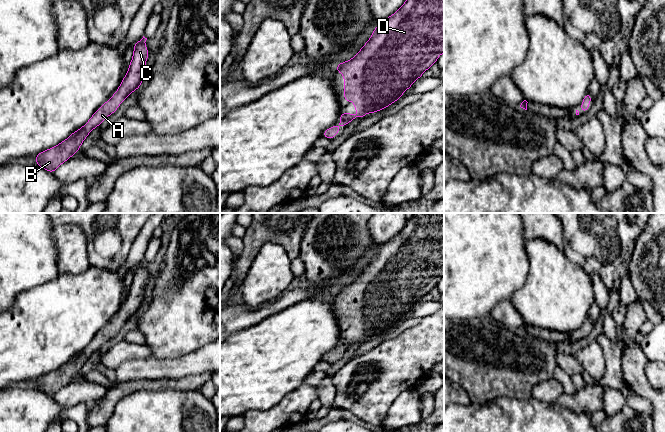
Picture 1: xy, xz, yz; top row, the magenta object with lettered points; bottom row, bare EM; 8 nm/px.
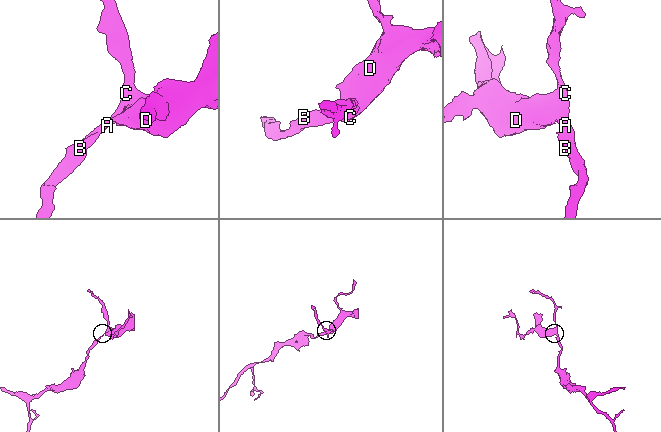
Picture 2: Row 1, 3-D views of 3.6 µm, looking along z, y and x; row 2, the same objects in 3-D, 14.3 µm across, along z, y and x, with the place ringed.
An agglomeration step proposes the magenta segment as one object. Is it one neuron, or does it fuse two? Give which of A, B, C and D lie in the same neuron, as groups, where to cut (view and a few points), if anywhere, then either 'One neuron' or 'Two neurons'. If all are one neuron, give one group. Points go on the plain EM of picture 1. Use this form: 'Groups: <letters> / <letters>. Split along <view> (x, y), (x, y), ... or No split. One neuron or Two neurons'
Groups: A B C D. No split. One neuron

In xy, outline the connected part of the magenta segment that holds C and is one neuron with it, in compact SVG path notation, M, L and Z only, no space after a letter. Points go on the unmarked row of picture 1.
M143 260L141 264L134 268L134 278L129 289L129 293L118 314L109 325L106 325L90 342L81 353L72 357L66 364L48 374L35 379L36 389L41 390L50 397L75 379L88 358L98 351L109 339L114 337L123 324L133 315L137 314L143 307L145 288L149 280L145 269L147 262Z

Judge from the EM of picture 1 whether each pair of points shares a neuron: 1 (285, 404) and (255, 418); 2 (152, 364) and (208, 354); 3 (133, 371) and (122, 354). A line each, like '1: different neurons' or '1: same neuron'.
1: same neuron
2: same neuron
3: different neurons

